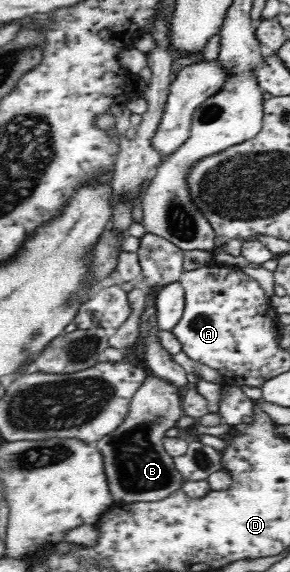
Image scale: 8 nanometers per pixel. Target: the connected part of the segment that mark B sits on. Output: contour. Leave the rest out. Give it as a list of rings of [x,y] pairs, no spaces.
[[[154,373],[147,374],[131,398],[122,424],[94,444],[101,454],[106,483],[114,503],[158,502],[183,486],[184,479],[175,469],[174,458],[163,447],[163,438],[185,415],[182,396],[188,389],[194,389],[194,383],[187,382],[180,387]]]

